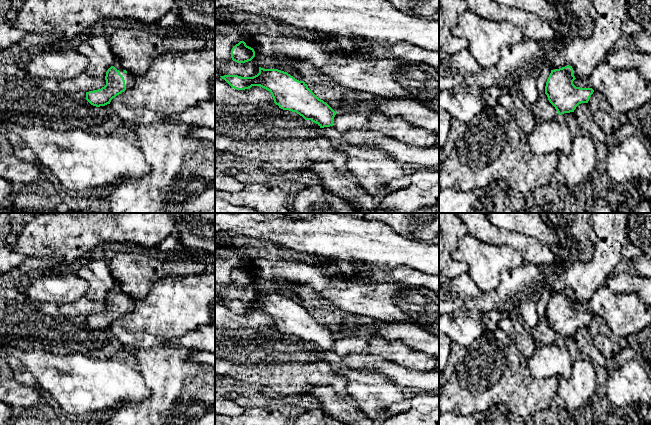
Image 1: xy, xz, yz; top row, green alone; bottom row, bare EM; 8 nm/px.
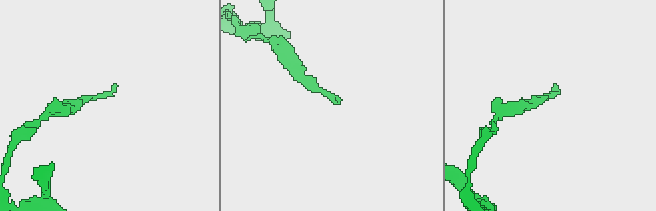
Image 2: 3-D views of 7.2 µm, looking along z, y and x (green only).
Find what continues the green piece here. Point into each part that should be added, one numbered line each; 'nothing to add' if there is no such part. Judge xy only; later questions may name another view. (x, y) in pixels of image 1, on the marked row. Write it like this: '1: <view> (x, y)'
1: xy (129, 78)

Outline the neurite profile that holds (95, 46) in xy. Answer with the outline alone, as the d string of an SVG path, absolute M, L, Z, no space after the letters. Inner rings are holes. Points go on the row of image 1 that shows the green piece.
M93 31L79 40L75 48L89 60L85 73L93 78L105 79L107 70L113 66L116 59L107 34Z

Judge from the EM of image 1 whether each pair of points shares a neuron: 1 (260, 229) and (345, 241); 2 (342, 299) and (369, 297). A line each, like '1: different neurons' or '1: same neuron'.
1: same neuron
2: same neuron

